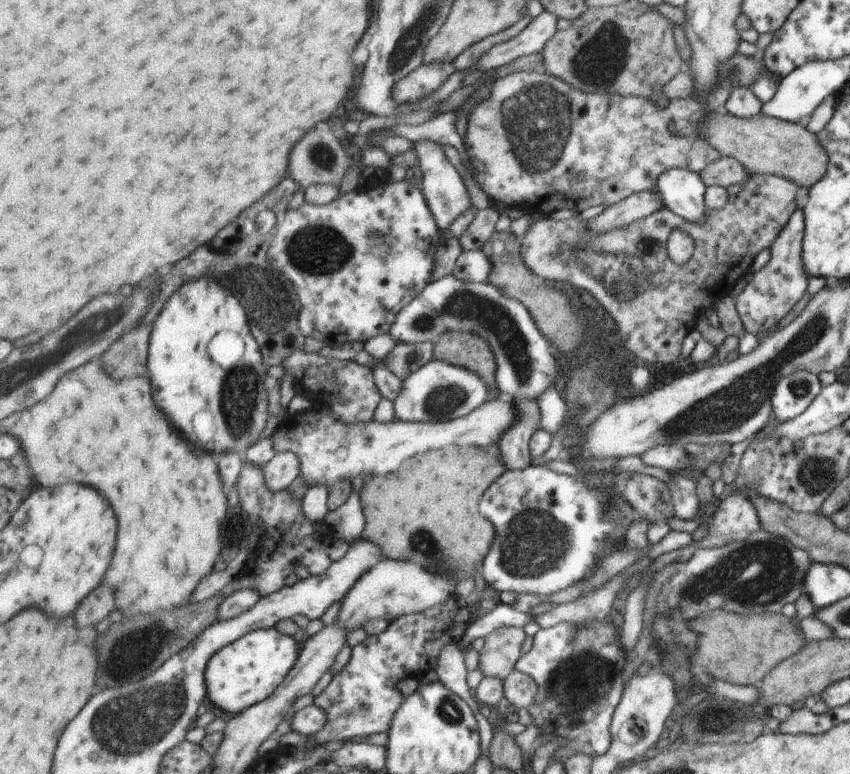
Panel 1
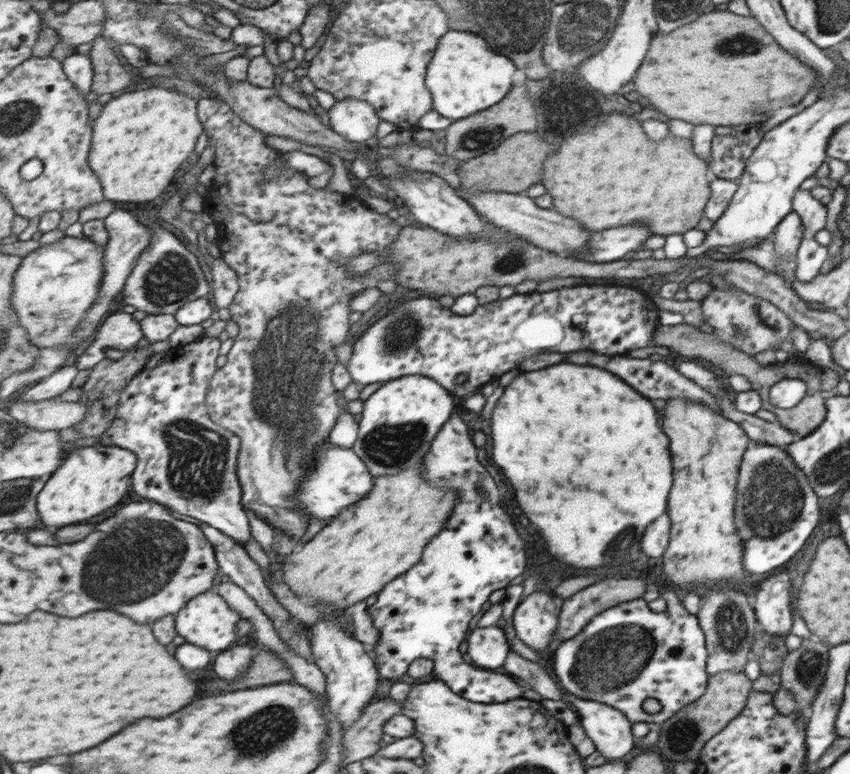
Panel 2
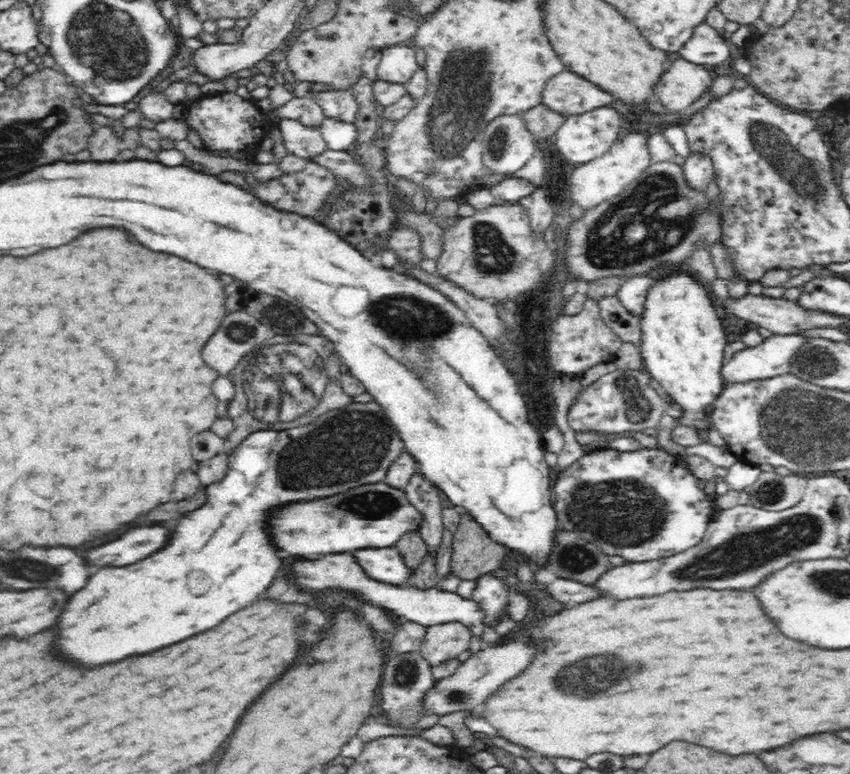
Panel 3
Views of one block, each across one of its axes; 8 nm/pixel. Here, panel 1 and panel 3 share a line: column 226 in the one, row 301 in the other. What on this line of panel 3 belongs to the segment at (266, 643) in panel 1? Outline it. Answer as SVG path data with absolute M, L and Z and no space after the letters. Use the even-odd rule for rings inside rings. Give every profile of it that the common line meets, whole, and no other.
M684 274L662 279L650 291L645 311L641 314L641 329L643 369L664 390L668 390L672 402L682 408L677 424L699 438L710 438L713 429L712 406L716 407L727 384L724 350L728 342L720 316L703 284Z

